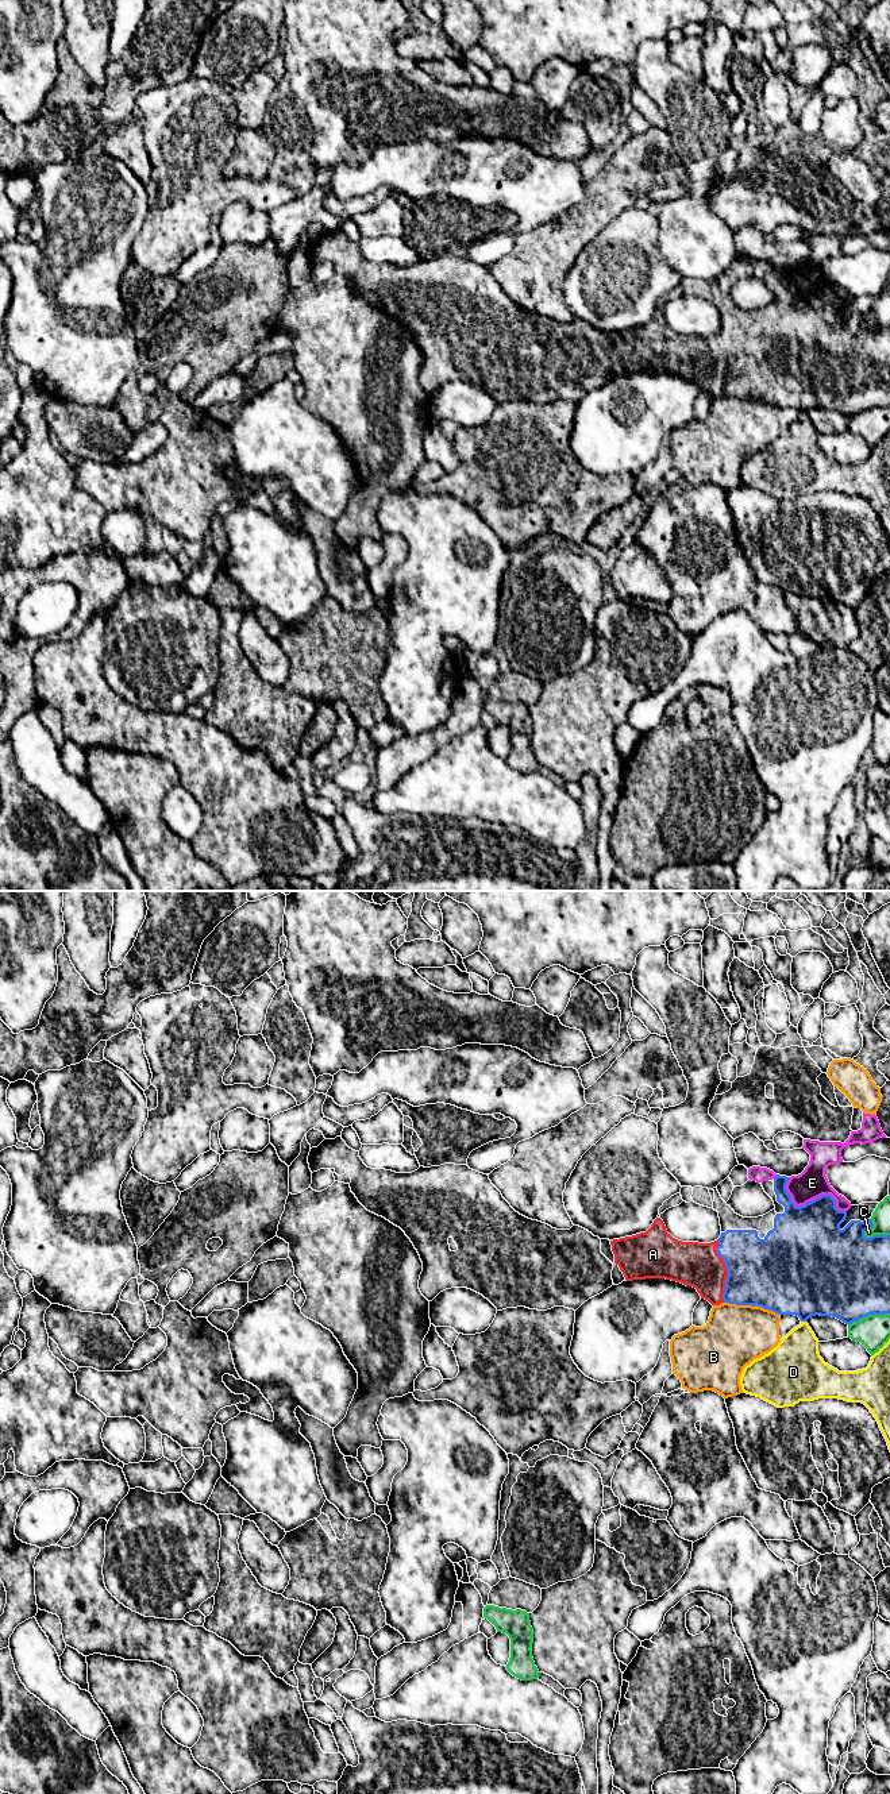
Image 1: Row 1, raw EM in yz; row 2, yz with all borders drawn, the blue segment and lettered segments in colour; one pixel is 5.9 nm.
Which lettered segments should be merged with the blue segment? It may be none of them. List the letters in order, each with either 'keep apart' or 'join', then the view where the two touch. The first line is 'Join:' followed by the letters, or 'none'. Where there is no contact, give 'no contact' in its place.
Join: A
A: join; meets blue in yz
B: keep apart; meets blue in yz
C: keep apart; meets blue in yz
D: keep apart; meets blue in yz
E: keep apart; meets blue in yz

